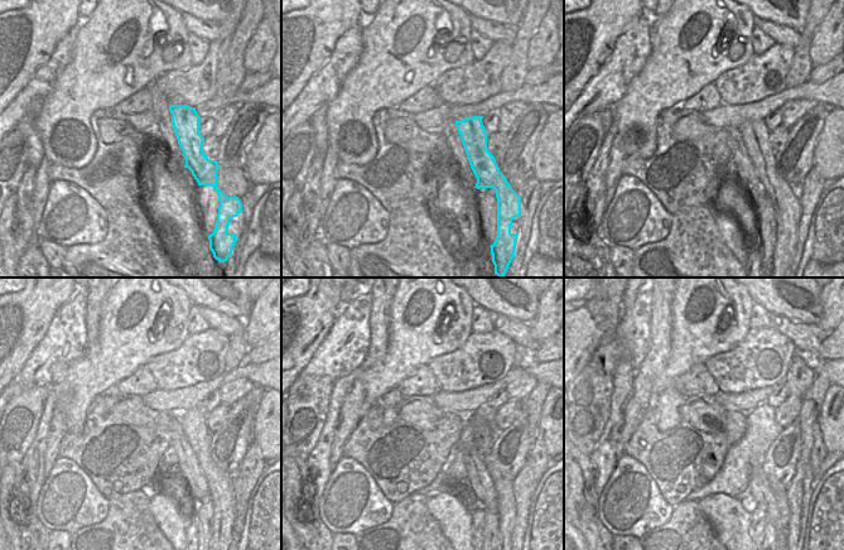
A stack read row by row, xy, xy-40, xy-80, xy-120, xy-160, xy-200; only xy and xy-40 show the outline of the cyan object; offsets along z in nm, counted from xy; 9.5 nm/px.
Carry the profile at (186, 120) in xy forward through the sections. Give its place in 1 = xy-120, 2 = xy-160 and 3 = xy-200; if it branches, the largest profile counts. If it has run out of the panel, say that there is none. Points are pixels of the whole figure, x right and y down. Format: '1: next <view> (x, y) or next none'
1: next xy-120 (220, 482)
2: next xy-160 (506, 512)
3: next xy-200 (781, 496)

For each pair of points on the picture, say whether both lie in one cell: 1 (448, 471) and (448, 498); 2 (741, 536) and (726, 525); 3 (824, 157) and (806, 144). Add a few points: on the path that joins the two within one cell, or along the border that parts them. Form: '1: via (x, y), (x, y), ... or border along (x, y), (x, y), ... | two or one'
1: border along (448, 490), (434, 493), (428, 498) | two
2: via (737, 534), (729, 526) | one
3: border along (825, 121), (815, 144), (813, 165) | two

